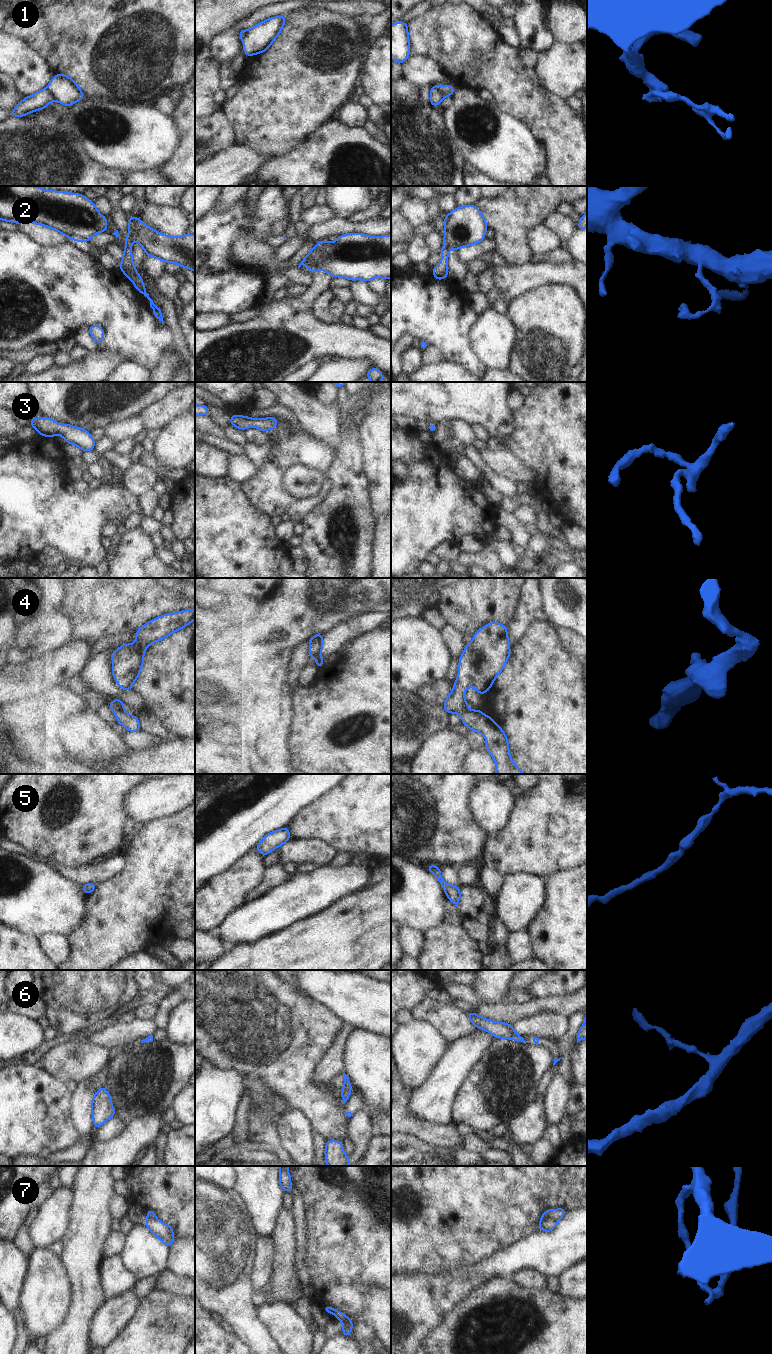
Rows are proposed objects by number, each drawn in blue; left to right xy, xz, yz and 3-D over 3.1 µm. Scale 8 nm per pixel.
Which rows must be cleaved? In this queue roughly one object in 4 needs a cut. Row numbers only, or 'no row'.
1, 2, 7

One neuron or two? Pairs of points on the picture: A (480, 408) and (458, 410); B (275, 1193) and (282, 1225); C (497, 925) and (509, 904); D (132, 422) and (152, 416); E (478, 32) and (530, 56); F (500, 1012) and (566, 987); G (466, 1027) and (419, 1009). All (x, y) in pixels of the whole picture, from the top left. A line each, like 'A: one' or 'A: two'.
A: one
B: two
C: two
D: two
E: two
F: two
G: one

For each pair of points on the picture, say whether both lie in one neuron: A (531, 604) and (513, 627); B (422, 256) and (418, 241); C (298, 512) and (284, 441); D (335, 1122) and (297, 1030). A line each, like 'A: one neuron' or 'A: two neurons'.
A: one neuron
B: one neuron
C: one neuron
D: one neuron

